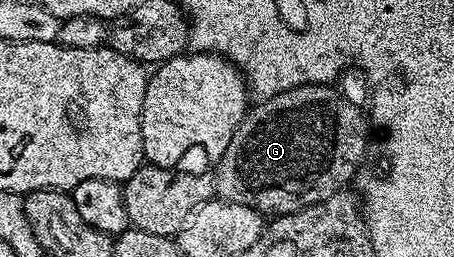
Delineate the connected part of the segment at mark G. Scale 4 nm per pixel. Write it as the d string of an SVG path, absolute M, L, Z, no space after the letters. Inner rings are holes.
M330 84L301 86L280 92L271 98L261 99L258 107L251 109L246 119L236 128L224 156L216 163L214 184L219 199L245 206L253 206L263 216L295 214L312 204L320 204L339 193L354 178L366 145L372 137L367 128L369 117L357 101L349 102L334 91Z

